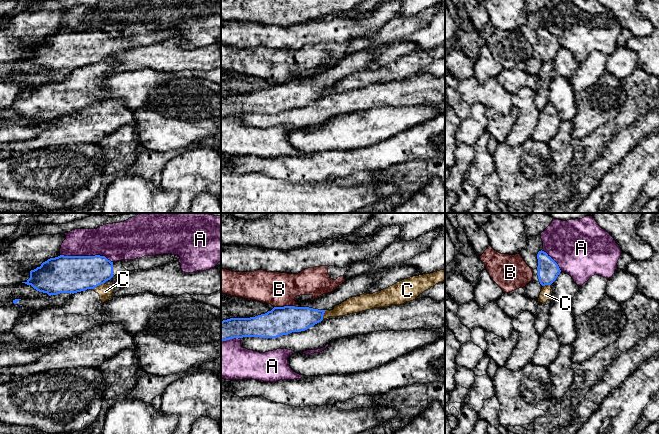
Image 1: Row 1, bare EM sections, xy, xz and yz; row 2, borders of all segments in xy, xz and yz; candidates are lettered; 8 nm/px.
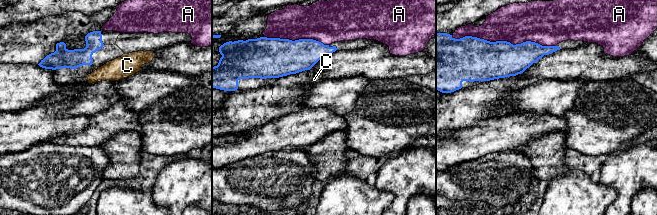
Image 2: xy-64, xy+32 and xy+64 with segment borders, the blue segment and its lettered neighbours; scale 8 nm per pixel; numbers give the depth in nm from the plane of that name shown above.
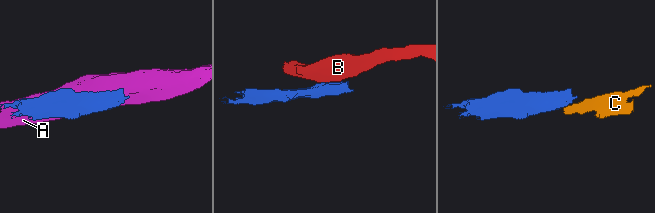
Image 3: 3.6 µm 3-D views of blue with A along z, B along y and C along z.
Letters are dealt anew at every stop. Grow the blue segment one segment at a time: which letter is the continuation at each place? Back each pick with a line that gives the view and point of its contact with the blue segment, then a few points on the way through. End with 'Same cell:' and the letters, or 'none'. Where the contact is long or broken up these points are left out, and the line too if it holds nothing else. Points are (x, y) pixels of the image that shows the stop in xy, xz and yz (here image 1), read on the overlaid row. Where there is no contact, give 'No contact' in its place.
Same cell: none

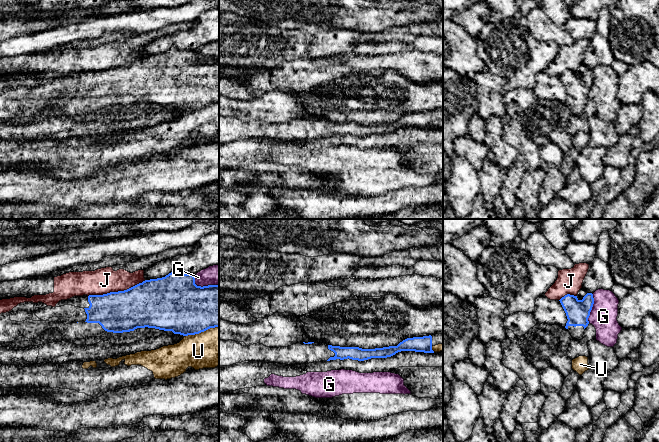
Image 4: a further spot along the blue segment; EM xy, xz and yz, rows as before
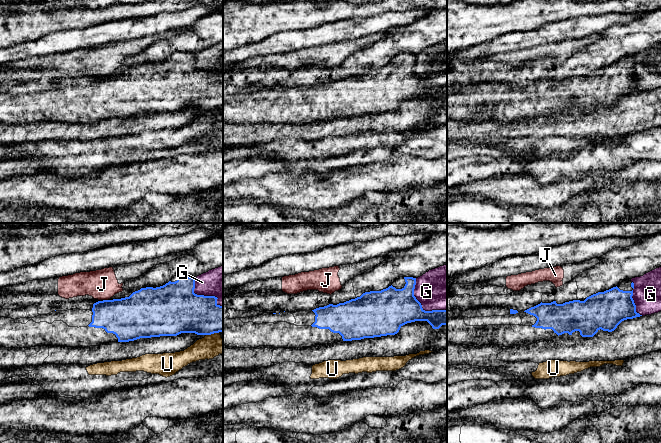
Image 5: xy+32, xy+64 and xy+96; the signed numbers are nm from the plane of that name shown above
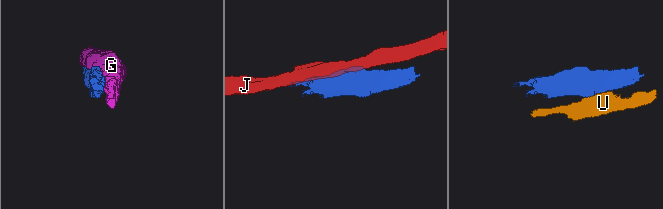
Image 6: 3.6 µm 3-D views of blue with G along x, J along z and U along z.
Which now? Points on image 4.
Same cell: none

